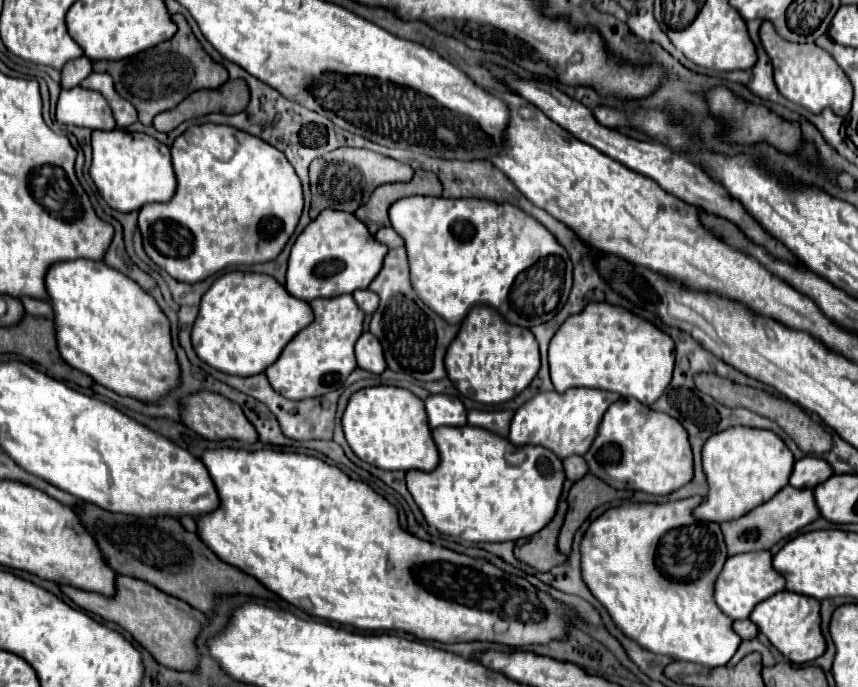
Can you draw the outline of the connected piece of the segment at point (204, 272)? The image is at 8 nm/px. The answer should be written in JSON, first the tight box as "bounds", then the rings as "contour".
{"bounds":[138,125,302,283],"contour":[[[192,125],[170,147],[172,165],[178,179],[176,193],[166,203],[150,203],[140,209],[138,227],[146,255],[170,277],[184,283],[198,283],[232,267],[266,263],[278,257],[294,233],[302,213],[302,185],[294,167],[282,151],[230,125]]]}

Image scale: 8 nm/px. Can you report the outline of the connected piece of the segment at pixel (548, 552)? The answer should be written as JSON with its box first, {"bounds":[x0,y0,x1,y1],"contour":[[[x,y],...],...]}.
{"bounds":[514,501,566,573],"contour":[[[562,501],[554,519],[542,531],[538,531],[536,535],[532,535],[528,539],[516,541],[516,545],[514,545],[516,559],[534,567],[540,573],[550,571],[554,565],[564,563],[566,555],[560,555],[556,549],[556,537],[562,527],[564,513],[566,513],[566,503]]]}

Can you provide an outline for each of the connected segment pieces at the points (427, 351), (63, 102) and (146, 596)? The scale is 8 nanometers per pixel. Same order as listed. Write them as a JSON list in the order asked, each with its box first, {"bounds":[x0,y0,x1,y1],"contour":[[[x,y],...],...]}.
[{"bounds":[368,247,460,381],"contour":[[[404,247],[396,251],[388,251],[384,257],[384,265],[376,279],[368,287],[370,291],[378,293],[380,307],[372,315],[370,321],[370,333],[376,335],[384,349],[386,365],[390,371],[406,373],[418,381],[438,381],[446,377],[444,369],[444,355],[452,339],[456,337],[460,325],[450,325],[440,319],[434,311],[430,311],[414,293],[410,287],[410,275],[408,275],[408,261]]]},{"bounds":[56,87,116,131],"contour":[[[84,87],[62,89],[56,105],[56,121],[104,131],[116,127],[106,99],[100,93]]]},{"bounds":[58,575,206,671],"contour":[[[116,575],[112,595],[92,593],[68,585],[58,585],[58,587],[84,611],[100,615],[102,619],[118,623],[122,629],[126,629],[144,649],[148,649],[154,655],[158,663],[164,663],[166,667],[172,667],[176,671],[190,671],[192,667],[196,667],[198,653],[194,639],[200,627],[206,623],[206,615],[202,611],[156,589],[154,585],[142,579],[134,579],[128,575]]]}]

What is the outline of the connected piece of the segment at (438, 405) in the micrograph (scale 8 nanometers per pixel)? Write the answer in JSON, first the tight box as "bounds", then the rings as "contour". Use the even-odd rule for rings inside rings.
{"bounds":[424,395,466,429],"contour":[[[428,395],[424,405],[430,429],[440,425],[466,425],[466,409],[454,395]]]}

